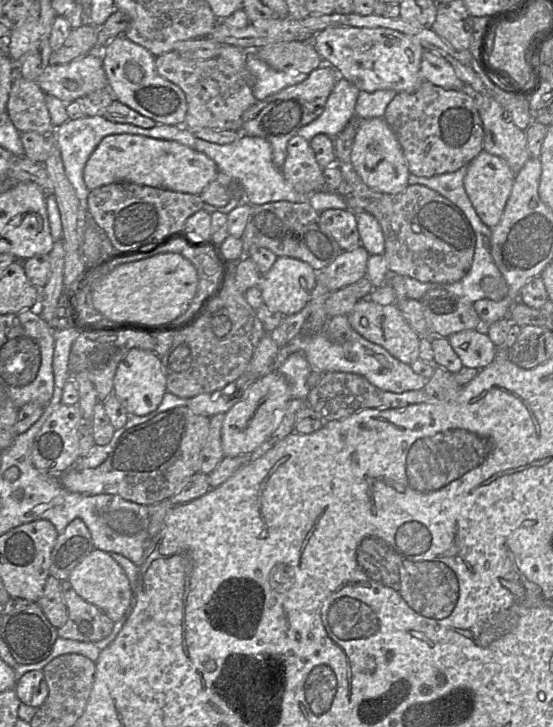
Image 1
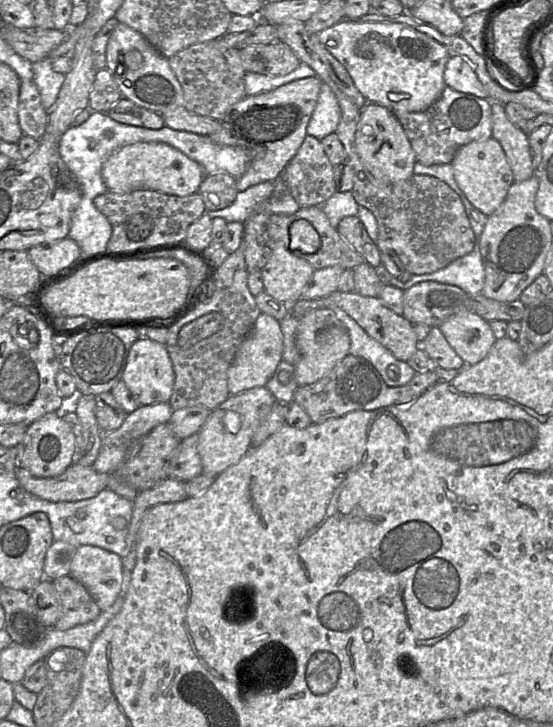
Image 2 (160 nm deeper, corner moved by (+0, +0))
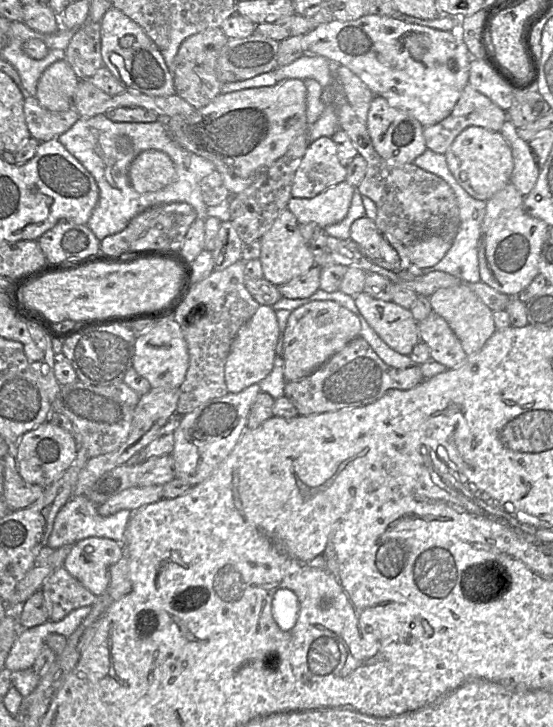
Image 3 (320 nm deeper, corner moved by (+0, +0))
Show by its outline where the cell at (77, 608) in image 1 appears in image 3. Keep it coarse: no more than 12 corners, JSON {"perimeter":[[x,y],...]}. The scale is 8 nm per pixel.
{"perimeter":[[63,566],[45,580],[49,621],[96,599]]}

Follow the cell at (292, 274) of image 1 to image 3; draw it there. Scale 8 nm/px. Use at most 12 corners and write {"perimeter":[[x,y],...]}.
{"perimeter":[[285,209],[261,237],[263,278],[280,286],[315,265]]}

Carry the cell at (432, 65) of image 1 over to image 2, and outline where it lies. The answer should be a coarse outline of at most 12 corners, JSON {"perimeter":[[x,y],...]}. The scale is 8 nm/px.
{"perimeter":[[450,56],[443,78],[455,91],[489,98],[462,56]]}

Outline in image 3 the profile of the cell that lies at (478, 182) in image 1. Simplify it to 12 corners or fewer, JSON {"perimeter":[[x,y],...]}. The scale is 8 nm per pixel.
{"perimeter":[[469,126],[444,155],[456,182],[488,201],[510,182],[500,131]]}

